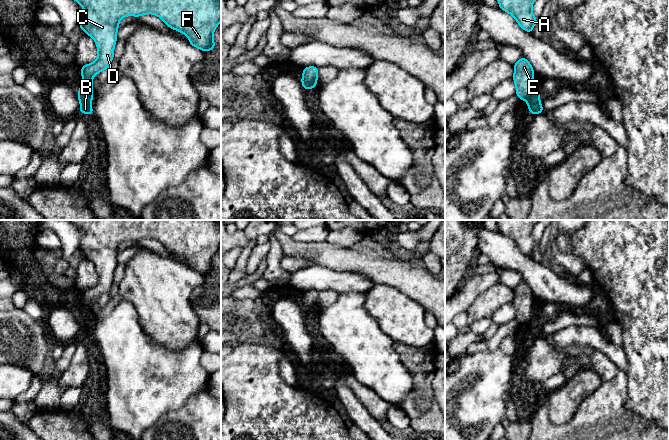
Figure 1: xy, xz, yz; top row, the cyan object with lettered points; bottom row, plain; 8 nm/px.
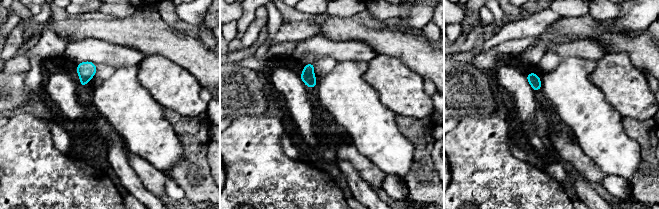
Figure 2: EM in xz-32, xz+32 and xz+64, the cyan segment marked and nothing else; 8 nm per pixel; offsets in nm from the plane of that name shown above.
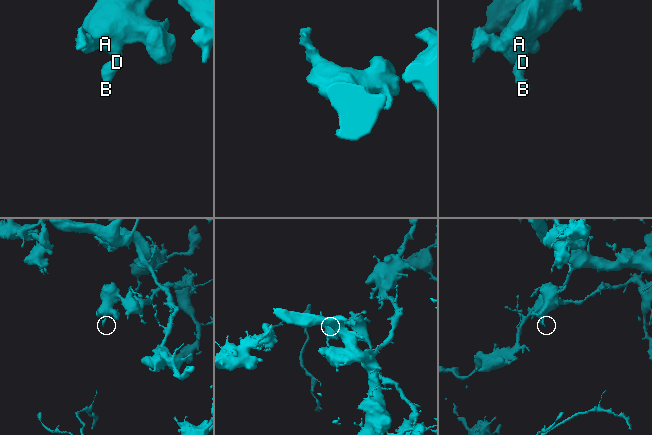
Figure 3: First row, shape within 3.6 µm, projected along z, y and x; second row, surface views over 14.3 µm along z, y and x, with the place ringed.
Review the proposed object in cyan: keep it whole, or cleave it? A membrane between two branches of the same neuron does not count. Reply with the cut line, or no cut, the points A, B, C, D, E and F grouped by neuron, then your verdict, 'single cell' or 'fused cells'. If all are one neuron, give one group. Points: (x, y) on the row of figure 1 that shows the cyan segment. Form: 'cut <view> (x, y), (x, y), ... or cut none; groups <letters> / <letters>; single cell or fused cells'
cut xz (302, 79), (316, 83); groups A C D E F / B; fused cells

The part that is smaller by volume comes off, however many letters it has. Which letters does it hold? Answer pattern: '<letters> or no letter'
B

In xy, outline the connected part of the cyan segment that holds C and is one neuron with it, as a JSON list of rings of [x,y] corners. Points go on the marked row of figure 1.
[[[75,0],[83,8],[79,27],[96,42],[97,59],[81,67],[82,83],[80,91],[94,93],[92,80],[102,70],[109,69],[114,58],[114,47],[117,41],[119,21],[129,15],[139,17],[154,14],[173,30],[185,34],[189,43],[206,52],[214,49],[213,33],[221,22],[221,0]]]

